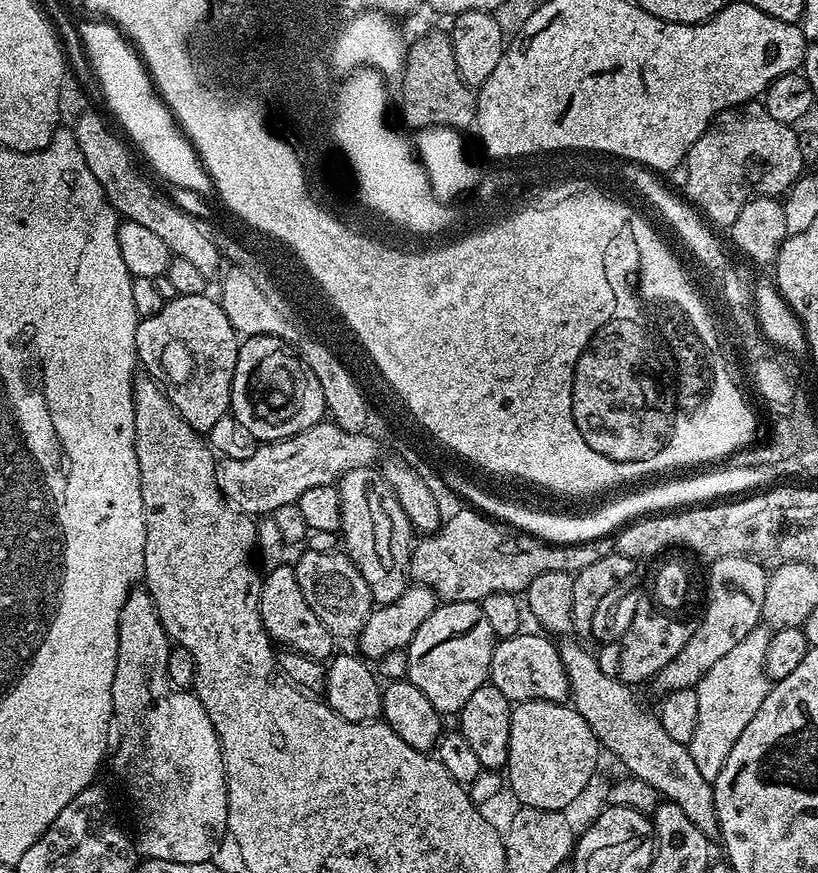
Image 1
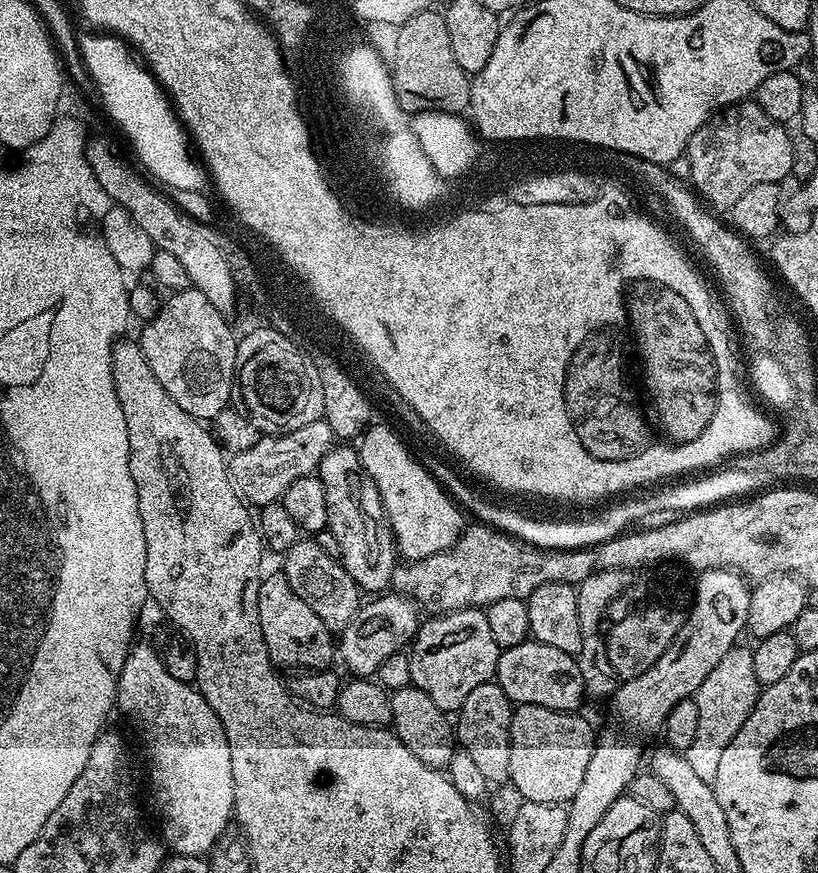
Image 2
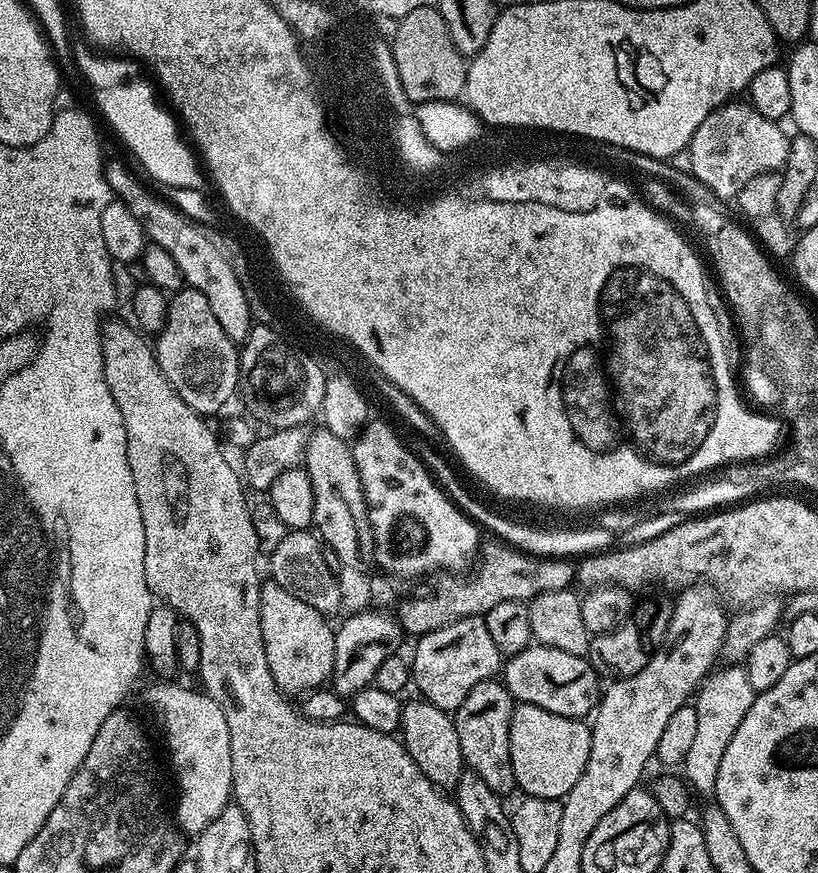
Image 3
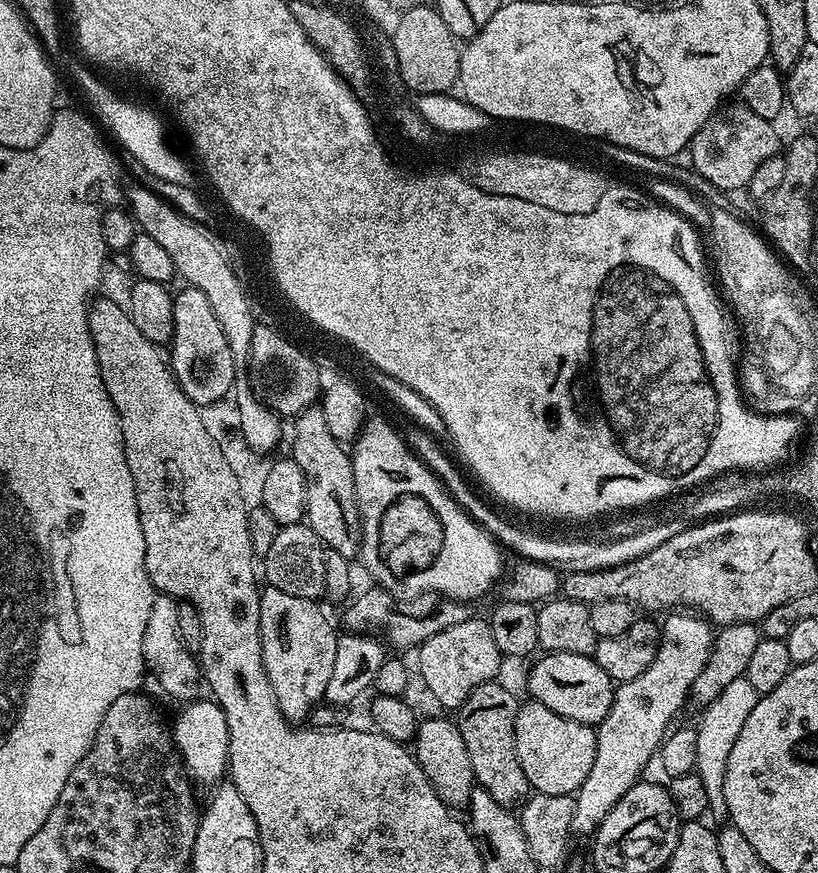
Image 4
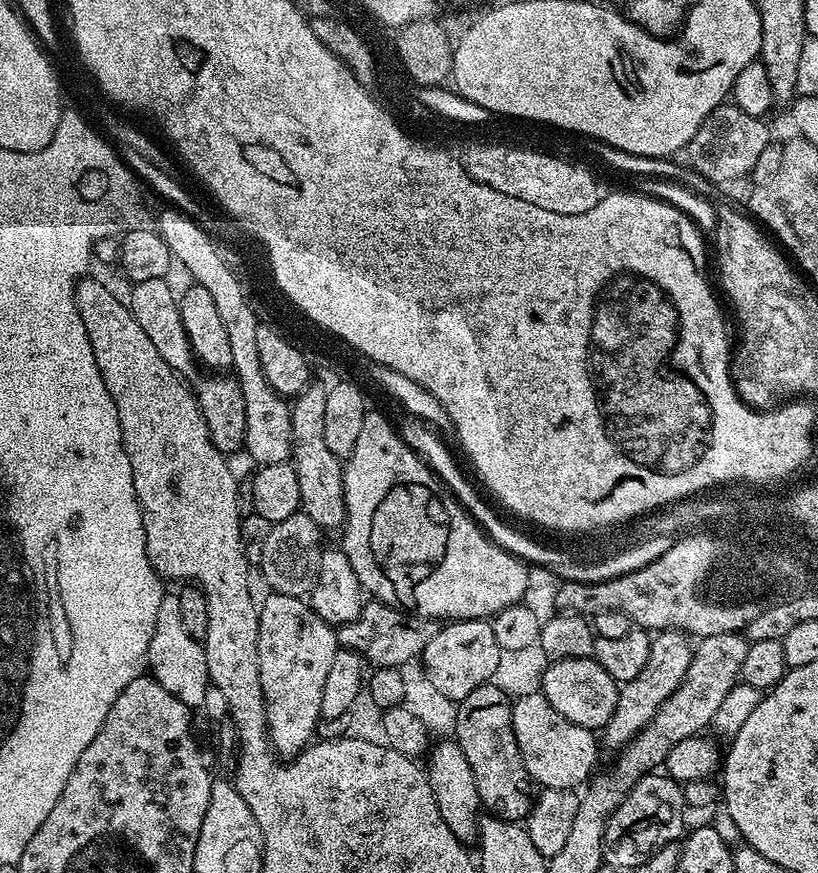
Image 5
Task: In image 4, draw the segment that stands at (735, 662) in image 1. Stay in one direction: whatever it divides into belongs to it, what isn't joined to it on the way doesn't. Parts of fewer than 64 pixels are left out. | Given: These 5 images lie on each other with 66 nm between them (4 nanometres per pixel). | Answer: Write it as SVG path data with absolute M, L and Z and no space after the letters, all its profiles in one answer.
M744 675L730 682L721 693L709 704L703 705L700 725L694 728L696 744L696 765L694 773L706 789L708 799L707 815L717 823L723 825L729 821L726 806L724 783L726 782L726 762L730 758L730 750L734 750L734 742L738 742L738 734L742 734L742 726L746 726L746 718L750 718L750 710L754 710L758 694L754 686Z

